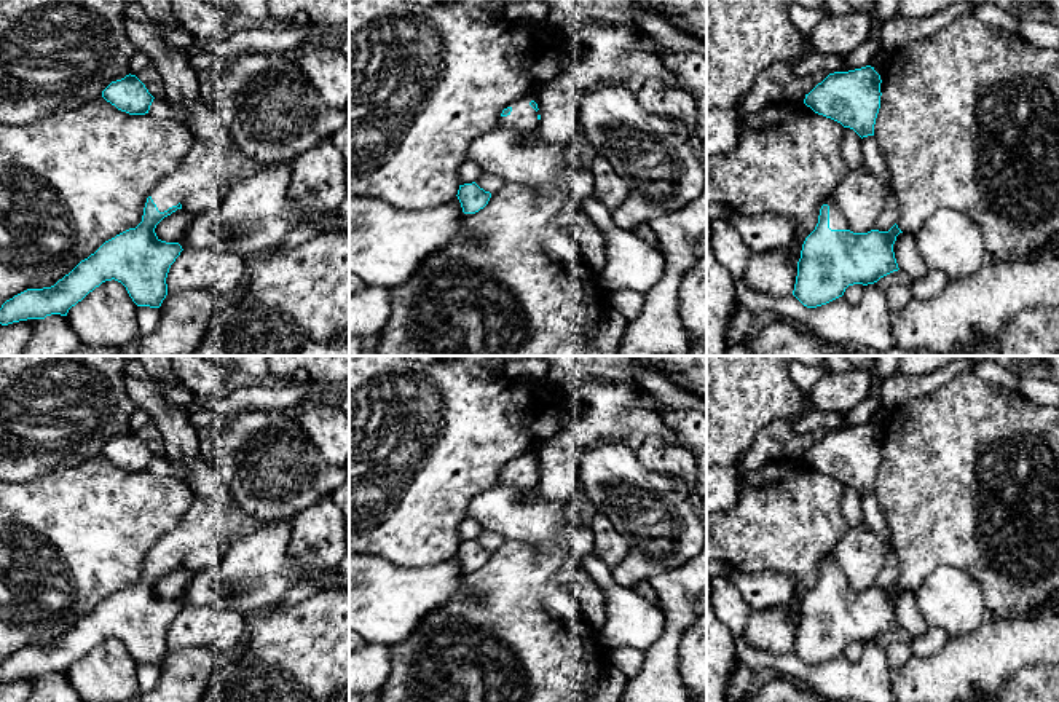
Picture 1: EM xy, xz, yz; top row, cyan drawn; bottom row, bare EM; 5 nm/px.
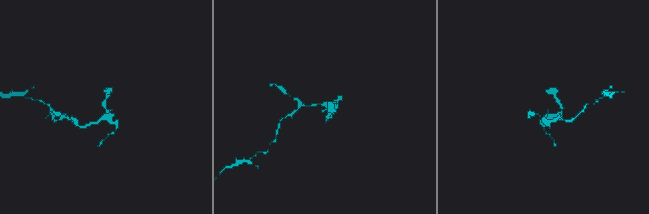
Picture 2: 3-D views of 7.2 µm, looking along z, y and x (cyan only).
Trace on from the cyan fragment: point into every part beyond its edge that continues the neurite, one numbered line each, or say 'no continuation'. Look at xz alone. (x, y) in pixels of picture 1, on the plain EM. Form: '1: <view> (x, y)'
1: xz (522, 474)

